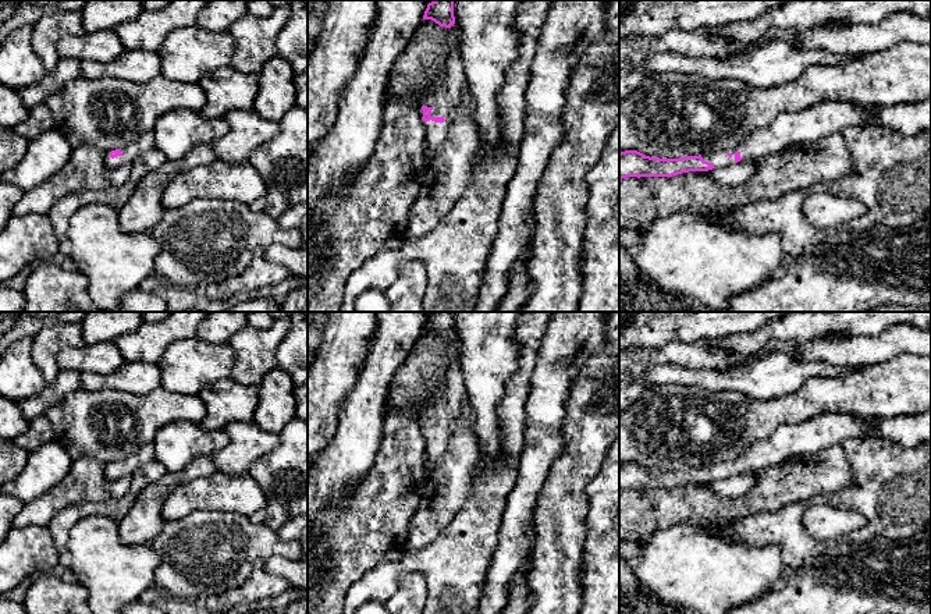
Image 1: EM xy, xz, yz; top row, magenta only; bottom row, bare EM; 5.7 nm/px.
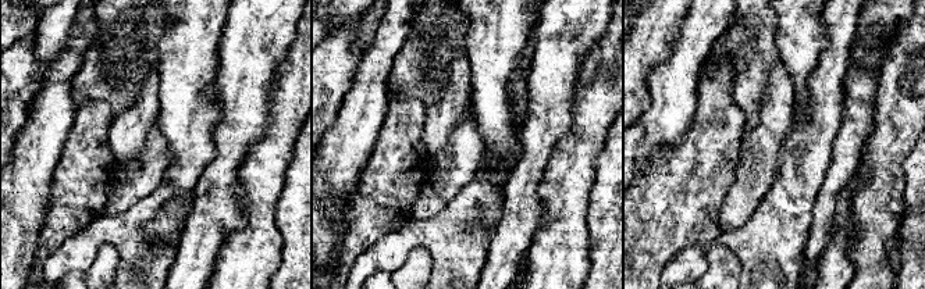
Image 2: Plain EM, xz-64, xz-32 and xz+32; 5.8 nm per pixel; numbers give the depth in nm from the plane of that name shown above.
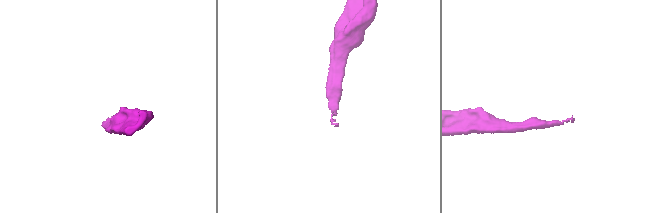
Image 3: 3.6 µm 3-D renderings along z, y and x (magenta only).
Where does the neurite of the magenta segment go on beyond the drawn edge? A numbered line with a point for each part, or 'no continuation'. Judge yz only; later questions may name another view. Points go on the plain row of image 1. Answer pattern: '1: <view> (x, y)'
1: yz (810, 436)

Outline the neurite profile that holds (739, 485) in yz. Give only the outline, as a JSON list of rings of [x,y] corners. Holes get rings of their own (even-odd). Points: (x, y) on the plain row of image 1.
[[[740,472],[724,480],[708,482],[708,487],[721,497],[738,498],[747,494],[757,483],[760,473]]]

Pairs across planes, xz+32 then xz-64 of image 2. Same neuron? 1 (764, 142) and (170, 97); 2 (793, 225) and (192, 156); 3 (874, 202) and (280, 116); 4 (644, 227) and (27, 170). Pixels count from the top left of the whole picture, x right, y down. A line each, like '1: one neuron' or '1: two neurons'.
1: two neurons
2: two neurons
3: one neuron
4: two neurons

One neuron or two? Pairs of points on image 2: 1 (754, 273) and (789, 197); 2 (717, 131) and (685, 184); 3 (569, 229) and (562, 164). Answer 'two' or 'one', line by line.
1: one
2: one
3: one

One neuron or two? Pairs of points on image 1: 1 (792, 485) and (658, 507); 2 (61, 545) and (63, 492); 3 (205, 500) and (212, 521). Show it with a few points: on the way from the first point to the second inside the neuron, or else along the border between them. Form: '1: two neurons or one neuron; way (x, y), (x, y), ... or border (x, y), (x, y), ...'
1: one neuron; way (759, 500), (742, 507), (692, 507)
2: two neurons; border (95, 501), (68, 504), (46, 526)
3: two neurons; border (241, 514), (230, 511), (194, 511), (177, 520)

